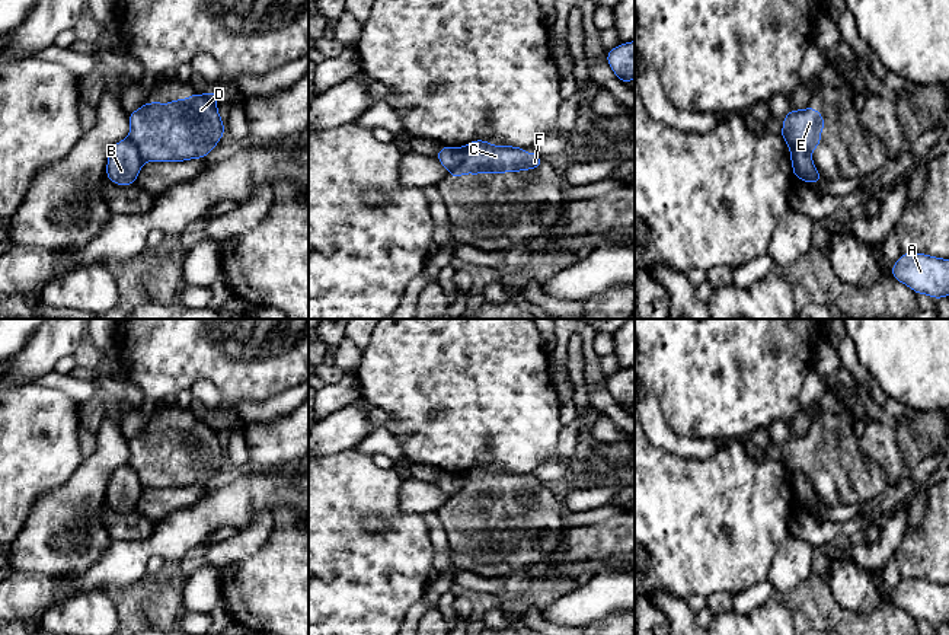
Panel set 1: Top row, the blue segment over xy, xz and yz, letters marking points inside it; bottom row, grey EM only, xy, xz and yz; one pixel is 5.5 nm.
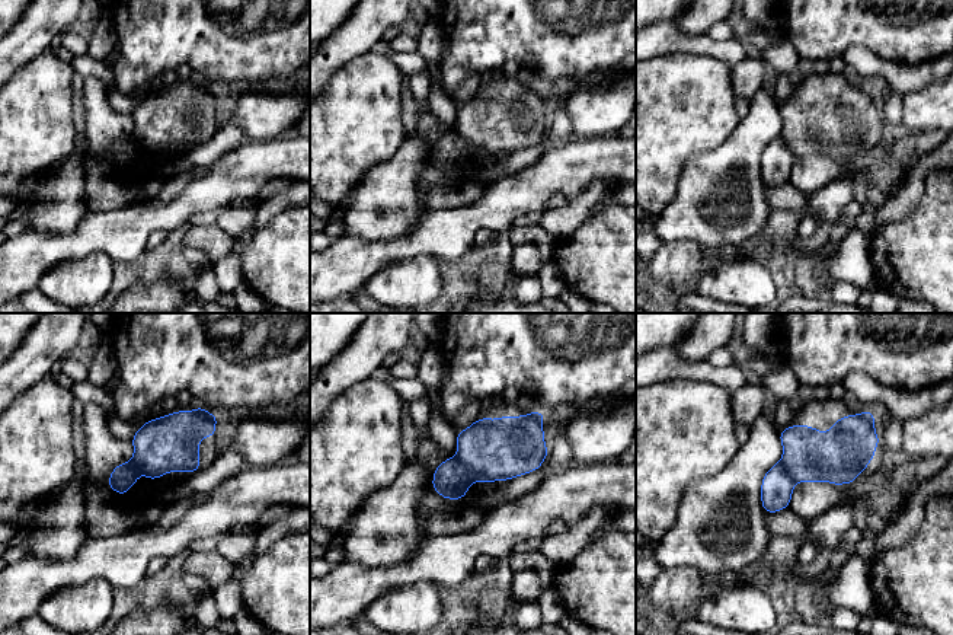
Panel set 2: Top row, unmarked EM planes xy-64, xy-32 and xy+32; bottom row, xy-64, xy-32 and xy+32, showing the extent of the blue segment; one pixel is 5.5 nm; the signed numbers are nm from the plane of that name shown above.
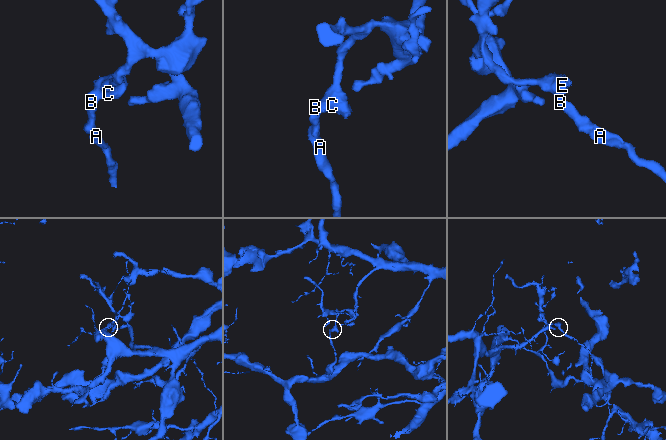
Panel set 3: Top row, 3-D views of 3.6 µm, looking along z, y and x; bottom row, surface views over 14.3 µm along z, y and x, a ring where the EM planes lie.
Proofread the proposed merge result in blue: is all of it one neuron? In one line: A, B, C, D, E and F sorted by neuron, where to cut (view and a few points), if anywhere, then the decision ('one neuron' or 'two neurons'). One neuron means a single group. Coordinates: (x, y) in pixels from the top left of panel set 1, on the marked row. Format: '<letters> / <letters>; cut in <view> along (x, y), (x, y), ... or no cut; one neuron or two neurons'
A B / C D E F; cut in xy along (128, 137), (144, 160); two neurons

